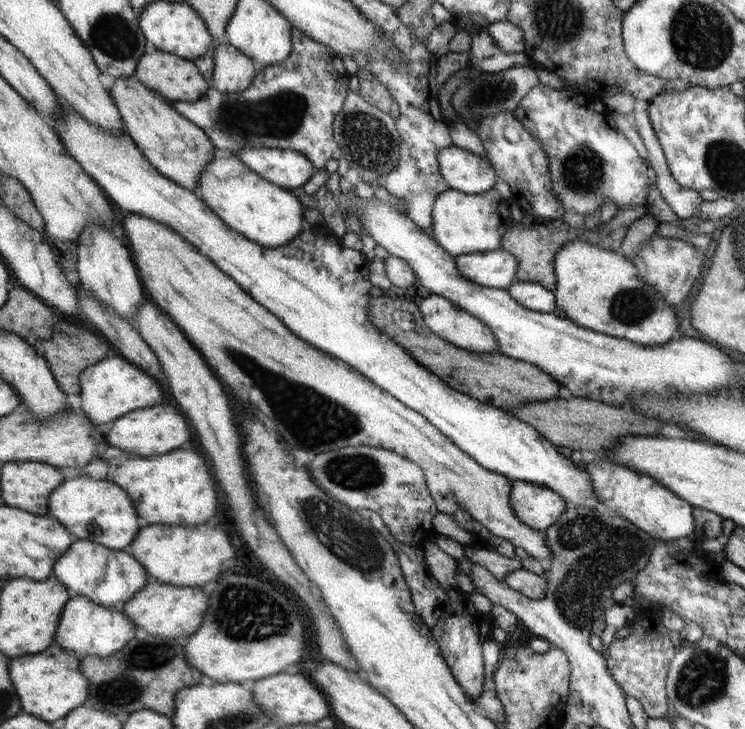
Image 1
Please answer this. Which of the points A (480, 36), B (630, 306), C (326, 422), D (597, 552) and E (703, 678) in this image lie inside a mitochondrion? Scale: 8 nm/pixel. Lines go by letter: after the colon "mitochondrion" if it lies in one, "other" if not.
A: other
B: mitochondrion
C: mitochondrion
D: mitochondrion
E: mitochondrion

